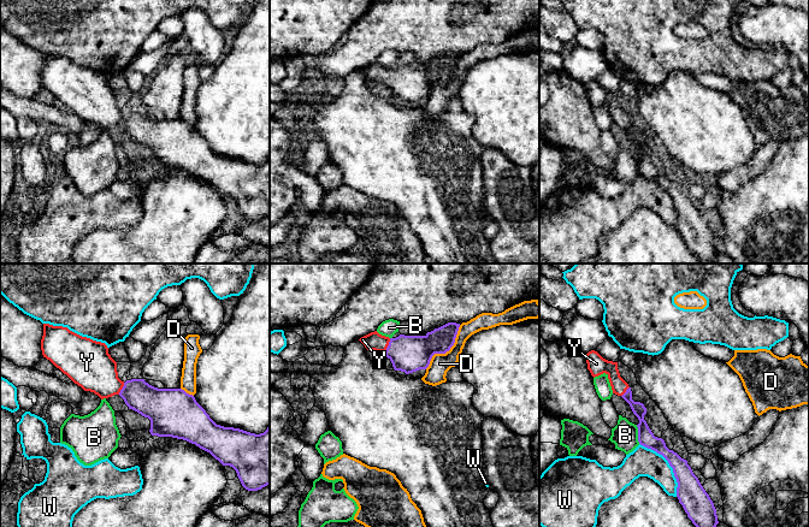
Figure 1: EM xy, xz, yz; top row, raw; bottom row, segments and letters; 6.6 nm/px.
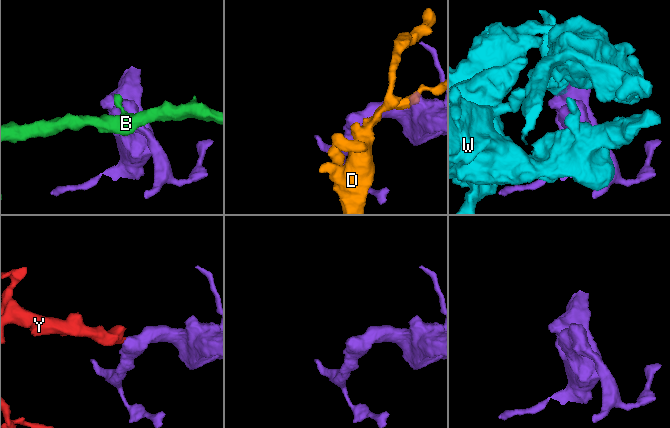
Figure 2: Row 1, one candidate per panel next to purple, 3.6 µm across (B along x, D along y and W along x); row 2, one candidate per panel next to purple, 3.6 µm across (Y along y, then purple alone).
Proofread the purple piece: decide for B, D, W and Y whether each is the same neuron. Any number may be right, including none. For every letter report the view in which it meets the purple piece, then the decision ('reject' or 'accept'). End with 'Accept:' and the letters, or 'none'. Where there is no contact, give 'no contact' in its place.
B: meets purple in yz; reject
D: meets purple in xz; reject
W: meets purple in yz; reject
Y: meets purple in xz; accept
Accept: Y

